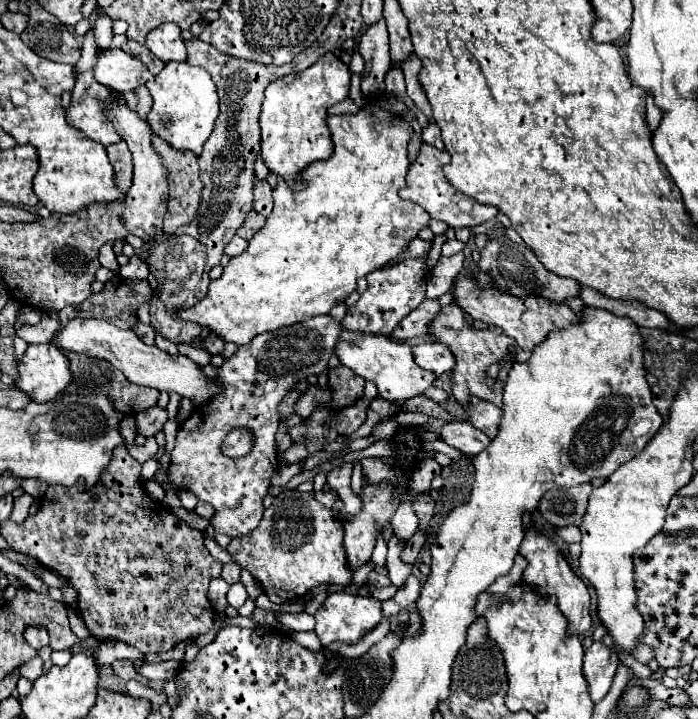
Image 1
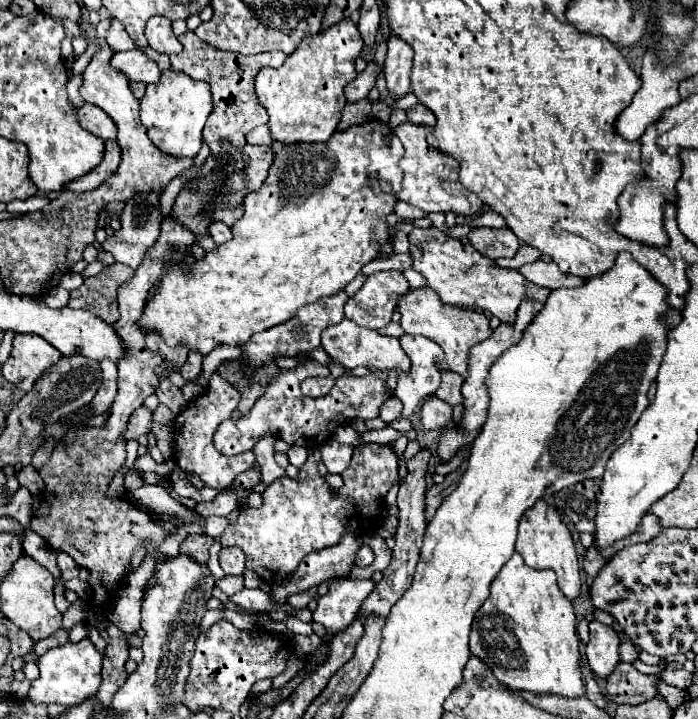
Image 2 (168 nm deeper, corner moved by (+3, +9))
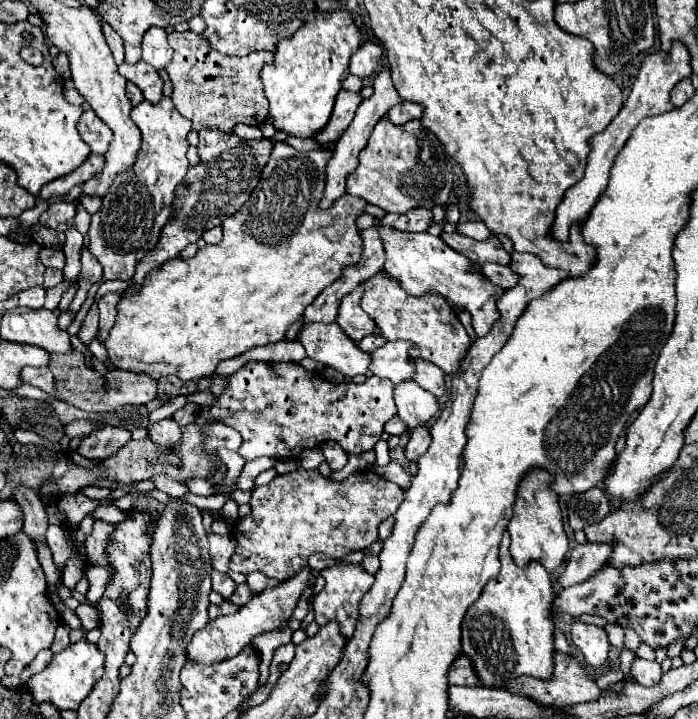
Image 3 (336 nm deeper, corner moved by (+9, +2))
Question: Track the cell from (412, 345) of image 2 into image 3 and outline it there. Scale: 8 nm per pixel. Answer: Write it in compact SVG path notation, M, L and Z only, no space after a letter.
M390 341L378 347L376 351L370 353L372 361L368 369L376 377L386 377L392 383L402 383L402 379L412 379L414 367L408 363L410 355L408 349L412 343L402 343L402 341Z

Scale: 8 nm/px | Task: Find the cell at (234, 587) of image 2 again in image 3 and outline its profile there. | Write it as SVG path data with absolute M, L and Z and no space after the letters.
M216 569L212 571L212 589L214 589L216 593L220 593L224 599L228 599L228 597L234 593L234 591L232 591L234 587L236 587L236 583L234 583L228 575L218 573Z

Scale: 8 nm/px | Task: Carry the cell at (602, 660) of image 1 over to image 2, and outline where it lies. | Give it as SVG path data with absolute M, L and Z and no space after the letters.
M590 622L590 640L586 644L586 660L596 678L608 678L616 664L620 638L612 626L604 626L600 622Z

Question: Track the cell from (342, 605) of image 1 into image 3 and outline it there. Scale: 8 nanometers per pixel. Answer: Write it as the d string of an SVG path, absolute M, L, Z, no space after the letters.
M336 561L334 565L322 569L320 575L326 579L326 585L324 585L324 589L314 599L316 621L318 621L318 625L326 625L328 621L338 619L338 623L342 627L342 633L346 637L350 637L354 633L356 621L360 617L360 601L362 601L364 593L370 589L370 583L374 583L374 577L370 573L366 573L362 569L362 565L344 563L344 561Z

